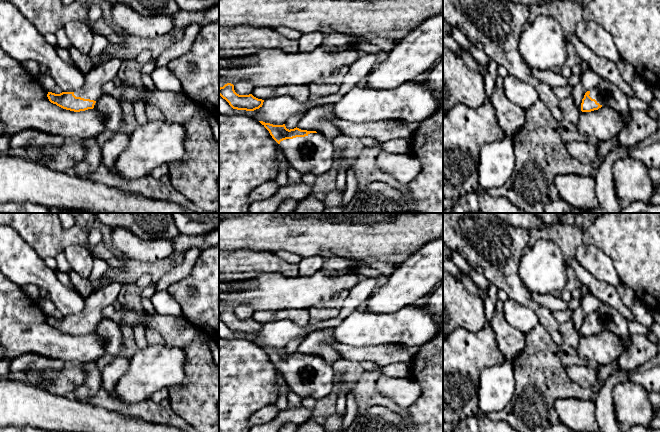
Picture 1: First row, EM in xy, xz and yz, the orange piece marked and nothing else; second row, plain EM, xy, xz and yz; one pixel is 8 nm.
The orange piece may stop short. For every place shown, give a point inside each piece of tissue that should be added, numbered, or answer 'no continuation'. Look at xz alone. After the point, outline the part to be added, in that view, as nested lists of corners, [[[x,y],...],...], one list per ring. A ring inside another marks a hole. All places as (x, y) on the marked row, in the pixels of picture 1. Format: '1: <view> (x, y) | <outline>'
1: xz (314, 154) | [[[318,132],[283,140],[279,146],[289,166],[302,174],[312,173],[317,176],[332,168],[334,146],[332,141]]]

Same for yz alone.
1: yz (606, 93) | [[[606,79],[601,80],[596,87],[593,87],[589,96],[602,106],[613,108],[620,115],[625,115],[630,111],[625,93]]]

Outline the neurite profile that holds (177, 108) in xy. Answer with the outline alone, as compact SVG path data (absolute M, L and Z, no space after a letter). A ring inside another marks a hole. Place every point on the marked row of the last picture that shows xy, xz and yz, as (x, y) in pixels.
M126 84L119 88L124 101L135 104L143 101L146 105L153 105L160 109L168 122L184 124L195 114L205 111L203 107L192 102L183 92L161 91L159 89L150 90L144 86L138 88Z

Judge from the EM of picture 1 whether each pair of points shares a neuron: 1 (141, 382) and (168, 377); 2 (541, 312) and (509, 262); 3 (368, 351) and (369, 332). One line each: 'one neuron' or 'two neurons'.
1: one neuron
2: one neuron
3: two neurons

